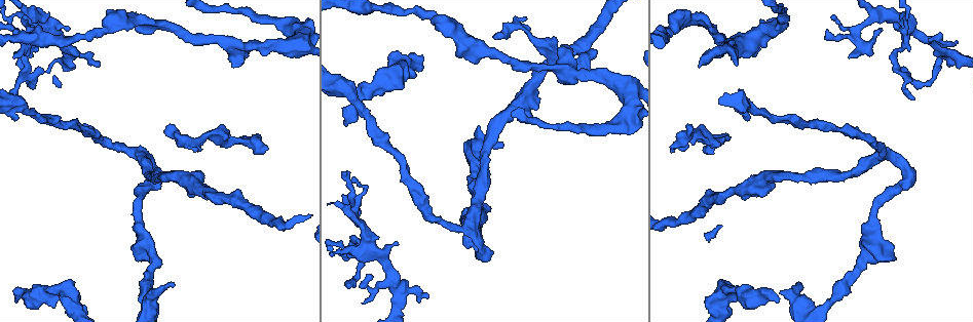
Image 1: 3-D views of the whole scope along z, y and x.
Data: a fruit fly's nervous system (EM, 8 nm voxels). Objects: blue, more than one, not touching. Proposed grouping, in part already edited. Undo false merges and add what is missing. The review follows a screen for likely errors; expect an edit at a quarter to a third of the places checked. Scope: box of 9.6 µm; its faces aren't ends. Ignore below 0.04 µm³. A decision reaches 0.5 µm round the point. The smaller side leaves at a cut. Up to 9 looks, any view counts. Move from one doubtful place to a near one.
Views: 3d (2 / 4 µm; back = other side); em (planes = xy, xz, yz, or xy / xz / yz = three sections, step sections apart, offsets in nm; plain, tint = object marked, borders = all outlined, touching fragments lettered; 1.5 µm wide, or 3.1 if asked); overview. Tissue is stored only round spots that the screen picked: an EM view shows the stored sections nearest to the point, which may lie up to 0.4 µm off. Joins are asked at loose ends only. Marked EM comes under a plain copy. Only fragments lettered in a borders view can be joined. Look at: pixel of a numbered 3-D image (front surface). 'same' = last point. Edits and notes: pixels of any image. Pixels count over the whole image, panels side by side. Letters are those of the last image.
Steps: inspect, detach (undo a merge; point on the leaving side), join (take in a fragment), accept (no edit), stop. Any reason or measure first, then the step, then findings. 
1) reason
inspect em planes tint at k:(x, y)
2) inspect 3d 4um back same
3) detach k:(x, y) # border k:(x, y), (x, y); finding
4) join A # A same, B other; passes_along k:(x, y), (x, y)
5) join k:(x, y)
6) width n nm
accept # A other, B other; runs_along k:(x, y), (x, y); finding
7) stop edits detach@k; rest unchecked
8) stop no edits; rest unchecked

branch stops here
inspect em xz step 8 tint at 1:(561, 44)

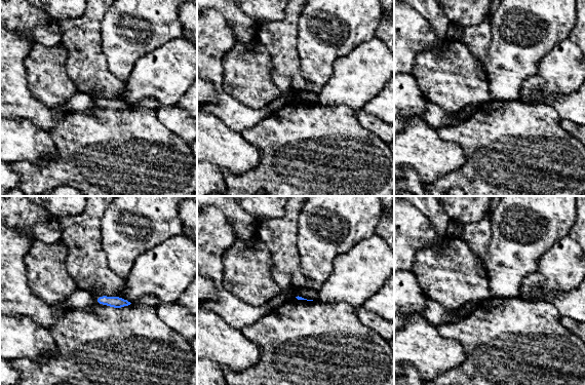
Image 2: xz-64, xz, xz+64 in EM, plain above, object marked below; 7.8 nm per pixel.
inspect em yz step 8 borders same

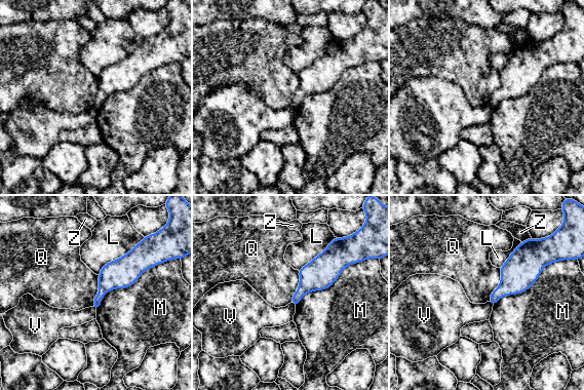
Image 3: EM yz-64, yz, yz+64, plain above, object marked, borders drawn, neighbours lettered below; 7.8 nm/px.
accept # L other, M other, Q other, V other, Z other; border 3:(500, 268), (500, 284), (488, 301); no lettered fragment goes on from it

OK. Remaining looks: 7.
tapers out
inspect 3d 2um back at 1:(670, 151)

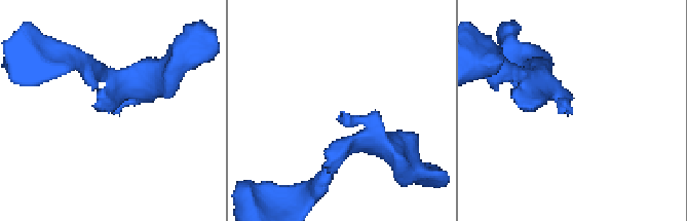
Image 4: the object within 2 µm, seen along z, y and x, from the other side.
now the EM
inspect em planes borders at 4:(340, 111)

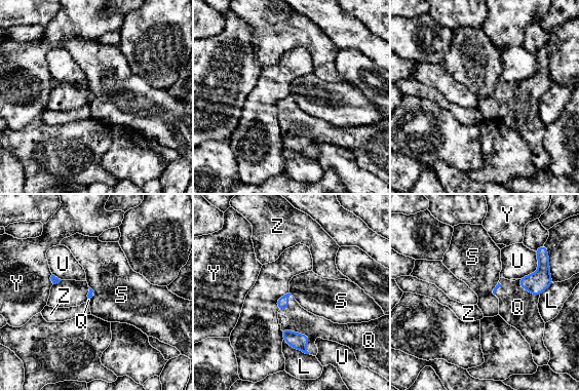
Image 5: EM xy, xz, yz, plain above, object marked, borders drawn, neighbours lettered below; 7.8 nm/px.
join Q # L other, Q same, S other, U other, Y other, Z other; it goes on there

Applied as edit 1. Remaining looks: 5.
inspect overview

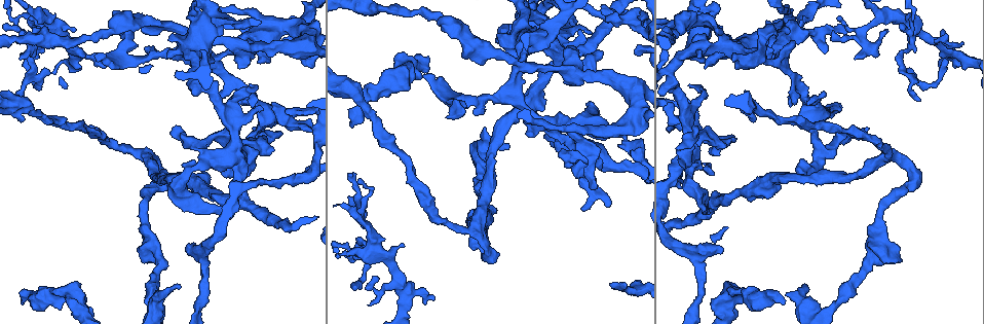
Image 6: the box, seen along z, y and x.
branch stops here
inspect em xy step 4 tint at 6:(805, 286)

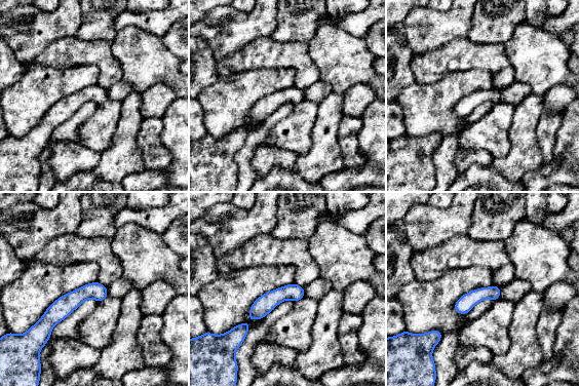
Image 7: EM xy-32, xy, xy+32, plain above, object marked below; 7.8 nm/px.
inspect em planes tint same

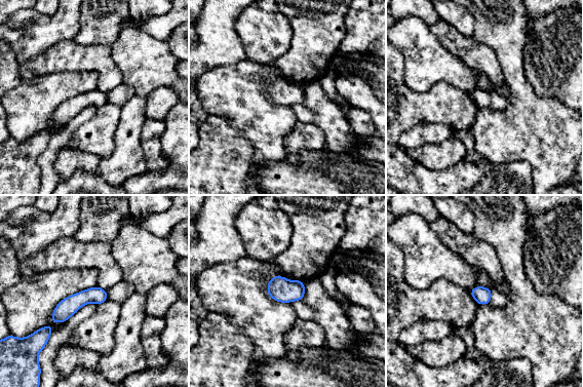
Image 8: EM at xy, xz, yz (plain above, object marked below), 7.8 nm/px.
see the neighbours
inspect em planes borders same

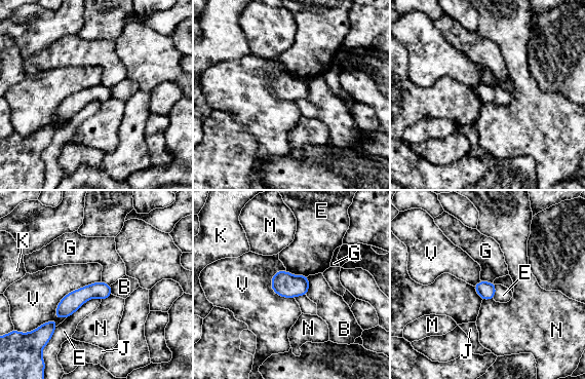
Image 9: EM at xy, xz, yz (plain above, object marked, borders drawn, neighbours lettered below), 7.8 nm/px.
accept # B other, E other, G other, J other, K other, M other, N other, V other; runs_along 9:(108, 287), (78, 297), (47, 328); none of them fits

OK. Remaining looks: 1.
stop edits join@5; rest unchecked

